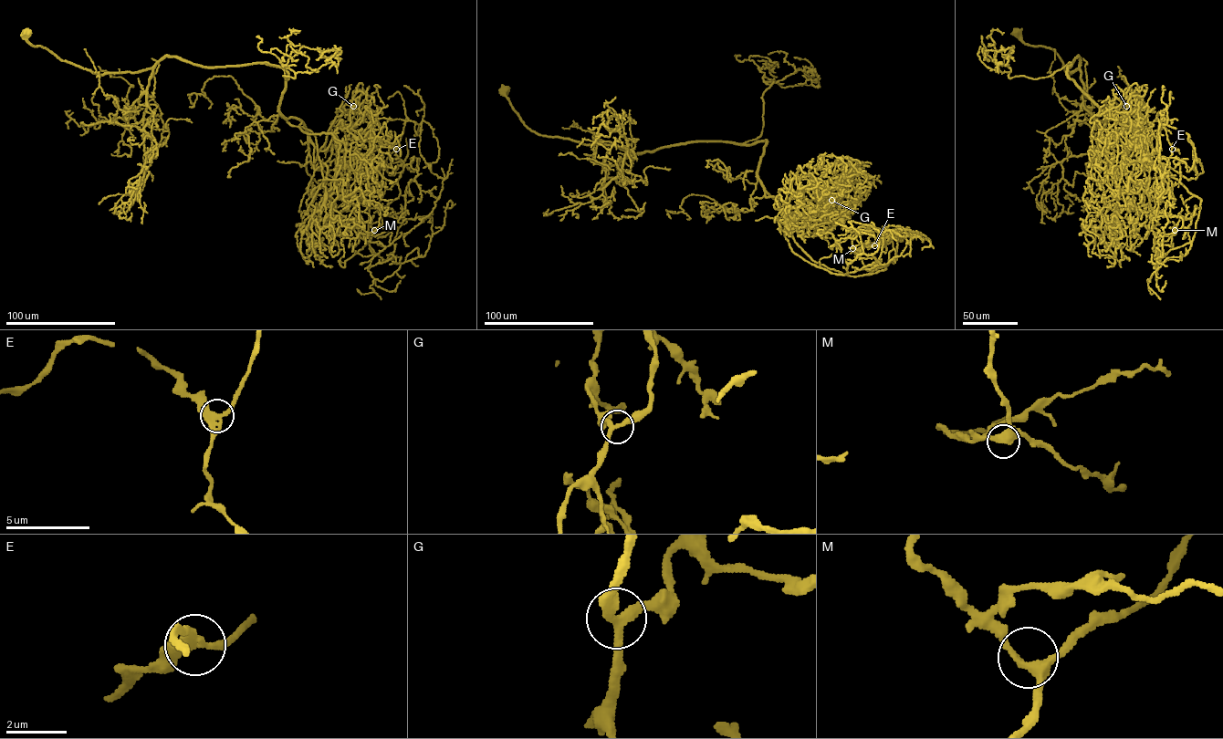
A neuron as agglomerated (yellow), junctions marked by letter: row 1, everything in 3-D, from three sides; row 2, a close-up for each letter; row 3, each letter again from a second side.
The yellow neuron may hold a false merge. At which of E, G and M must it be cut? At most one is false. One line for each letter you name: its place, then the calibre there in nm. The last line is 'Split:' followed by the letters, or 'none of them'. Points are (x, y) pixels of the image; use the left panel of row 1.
Split: none of them

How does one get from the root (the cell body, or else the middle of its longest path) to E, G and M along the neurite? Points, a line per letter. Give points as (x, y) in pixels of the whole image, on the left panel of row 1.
E: (26, 32), (98, 74), (166, 56), (283, 67), (278, 110), (336, 179), (403, 161), (418, 124), (396, 149)
G: (26, 32), (98, 74), (166, 56), (276, 65), (288, 77), (278, 110), (309, 134), (346, 129), (353, 106)
M: (26, 32), (98, 74), (166, 56), (283, 67), (307, 172), (367, 202), (362, 256), (390, 244), (374, 230)

